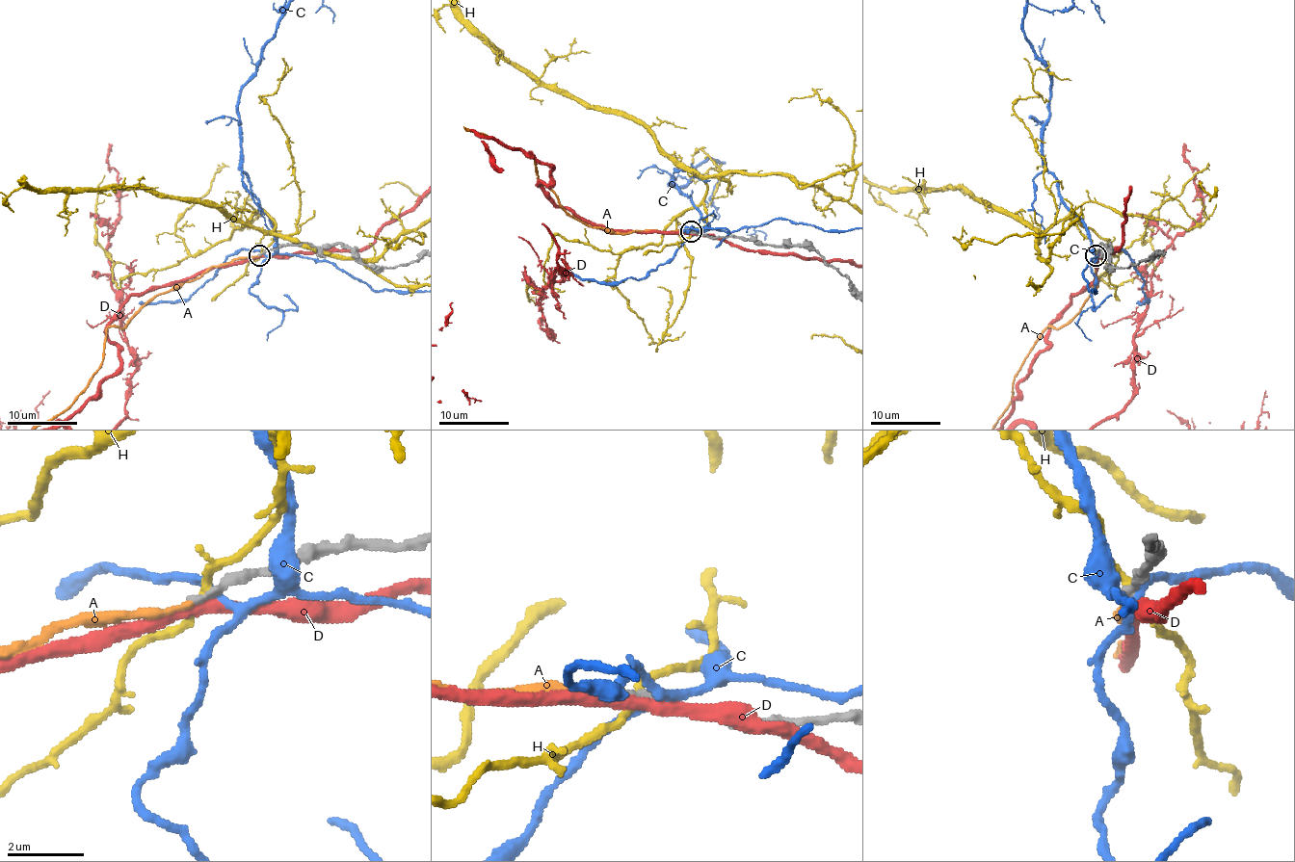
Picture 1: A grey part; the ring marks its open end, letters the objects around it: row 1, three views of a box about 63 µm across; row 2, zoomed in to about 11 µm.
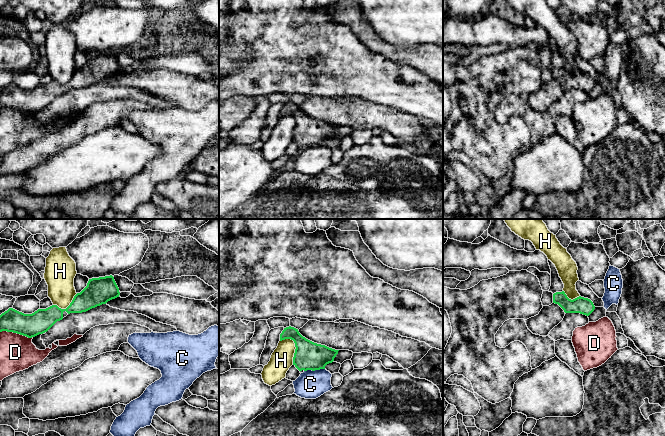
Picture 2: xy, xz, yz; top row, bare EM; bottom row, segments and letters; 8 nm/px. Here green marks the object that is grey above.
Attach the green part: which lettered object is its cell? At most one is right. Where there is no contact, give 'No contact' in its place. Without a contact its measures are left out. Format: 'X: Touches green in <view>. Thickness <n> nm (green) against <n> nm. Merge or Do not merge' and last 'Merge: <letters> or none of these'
A: No contact. Merge
C: Touches green in xz. Thickness 220 nm (green) against 220 nm. Do not merge
D: Touches green in xy. Thickness 190 nm (green) against 280 nm. Do not merge
H: Touches green in xz. Thickness 220 nm (green) against 180 nm. Do not merge
Merge: A

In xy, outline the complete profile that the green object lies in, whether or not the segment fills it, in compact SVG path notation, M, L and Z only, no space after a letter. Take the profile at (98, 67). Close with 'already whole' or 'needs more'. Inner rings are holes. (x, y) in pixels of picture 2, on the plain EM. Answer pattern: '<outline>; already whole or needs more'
M112 51L92 54L87 62L74 72L66 85L52 81L46 85L38 85L32 90L24 90L9 84L0 91L0 108L13 108L32 114L47 108L57 97L62 96L64 87L68 90L86 88L119 71L119 64Z; already whole

